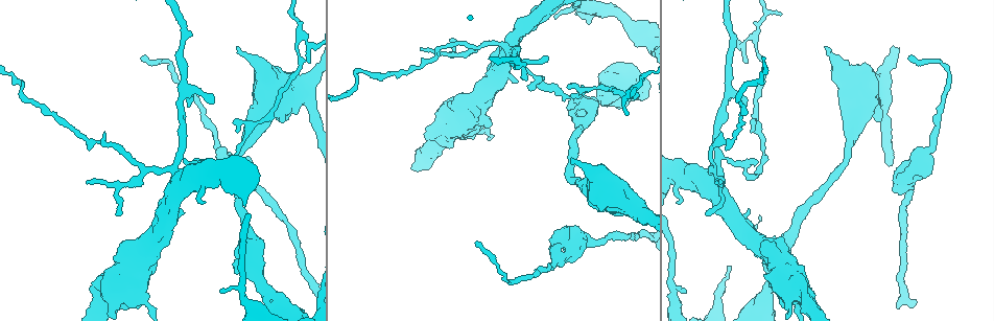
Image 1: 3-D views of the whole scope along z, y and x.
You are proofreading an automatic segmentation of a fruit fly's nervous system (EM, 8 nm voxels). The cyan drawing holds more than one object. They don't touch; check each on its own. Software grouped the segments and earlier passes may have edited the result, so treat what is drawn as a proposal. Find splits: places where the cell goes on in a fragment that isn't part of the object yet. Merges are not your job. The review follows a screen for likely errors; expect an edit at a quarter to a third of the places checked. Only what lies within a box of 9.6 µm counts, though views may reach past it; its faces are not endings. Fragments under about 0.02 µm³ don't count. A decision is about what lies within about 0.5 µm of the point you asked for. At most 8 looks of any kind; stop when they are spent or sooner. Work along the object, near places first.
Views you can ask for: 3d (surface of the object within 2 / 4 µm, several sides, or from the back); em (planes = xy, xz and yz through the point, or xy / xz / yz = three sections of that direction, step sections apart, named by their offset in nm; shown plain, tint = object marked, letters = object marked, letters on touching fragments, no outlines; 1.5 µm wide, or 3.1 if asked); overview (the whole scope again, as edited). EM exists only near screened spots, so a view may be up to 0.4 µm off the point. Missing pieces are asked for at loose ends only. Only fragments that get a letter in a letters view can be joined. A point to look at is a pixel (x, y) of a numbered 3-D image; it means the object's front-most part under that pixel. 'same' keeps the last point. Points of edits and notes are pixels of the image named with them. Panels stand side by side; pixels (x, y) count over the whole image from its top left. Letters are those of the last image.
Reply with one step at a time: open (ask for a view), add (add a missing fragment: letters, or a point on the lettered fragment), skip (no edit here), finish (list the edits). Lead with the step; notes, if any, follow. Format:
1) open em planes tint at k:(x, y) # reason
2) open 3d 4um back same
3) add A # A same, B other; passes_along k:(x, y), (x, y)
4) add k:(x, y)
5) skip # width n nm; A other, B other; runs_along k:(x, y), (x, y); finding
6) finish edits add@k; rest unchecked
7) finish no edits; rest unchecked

open 3d 4um at 1:(475, 242) # branch stops here

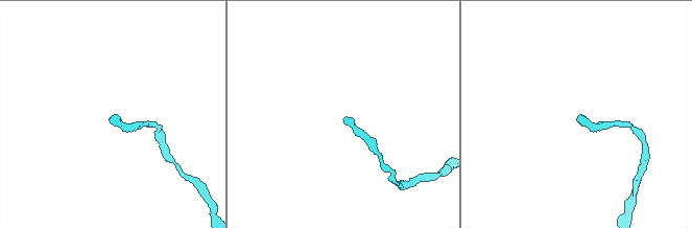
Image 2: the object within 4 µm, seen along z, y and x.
open em planes letters at 2:(112, 117) # shape alone is not enough

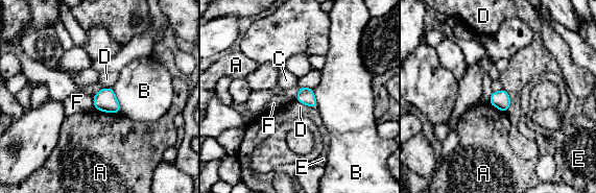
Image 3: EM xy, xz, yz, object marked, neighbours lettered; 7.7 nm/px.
skip # A other, B other, C other, D other, E other, F other; no lettered fragment goes on from it

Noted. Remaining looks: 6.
open 3d 2um at 1:(571, 83) # branch stops here

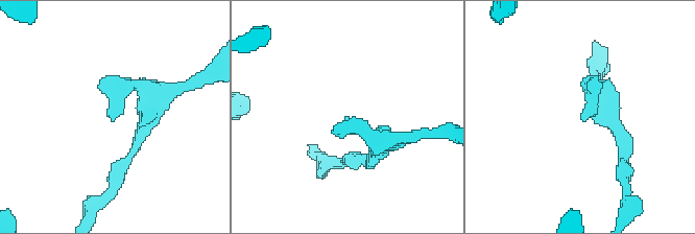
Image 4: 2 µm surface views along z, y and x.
open em xz step 8 tint at 4:(112, 117)

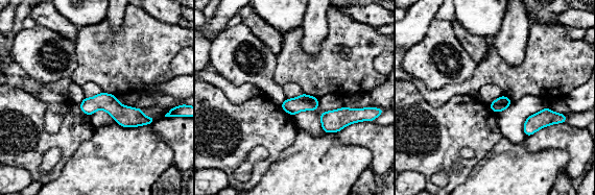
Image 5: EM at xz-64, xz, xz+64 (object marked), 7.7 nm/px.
open em planes letters same

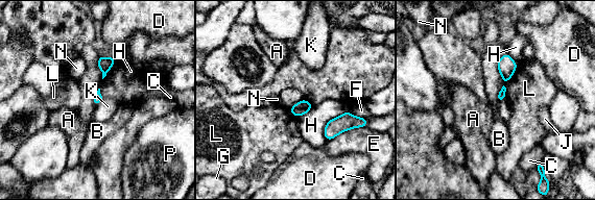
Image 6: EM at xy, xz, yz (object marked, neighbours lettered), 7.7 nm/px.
skip # longest_contact H 280 nm; A other, B other, C other, D other, E other, F other, G other, H other, J other, K other, L other, N other, P other; border 6:(103, 98), (95, 106); no lettered fragment goes on from it

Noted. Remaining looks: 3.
open em planes letters at 1:(625, 115) # tapers out

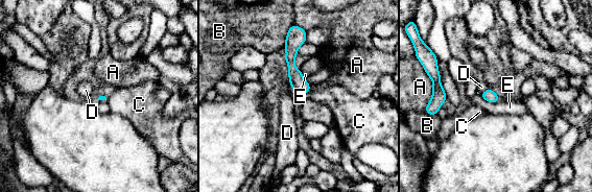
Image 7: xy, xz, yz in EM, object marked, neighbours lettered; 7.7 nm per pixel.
skip # A other, B other, C other, D other, E other; border 7:(477, 93), (491, 102), (499, 99); no lettered fragment goes on from it

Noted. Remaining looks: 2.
finish no edits; rest unchecked

